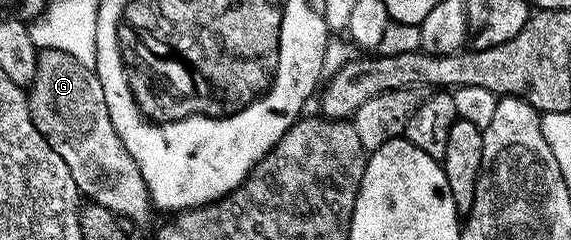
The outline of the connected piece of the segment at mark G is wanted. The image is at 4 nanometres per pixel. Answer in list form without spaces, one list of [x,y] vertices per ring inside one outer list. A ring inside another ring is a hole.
[[[43,50],[38,55],[34,81],[28,86],[28,97],[30,115],[36,128],[46,136],[50,147],[56,152],[60,152],[60,160],[64,160],[64,164],[68,164],[68,168],[72,172],[72,180],[76,180],[79,191],[85,197],[87,194],[87,199],[110,209],[122,220],[131,218],[134,222],[148,221],[152,203],[148,188],[144,184],[144,176],[140,172],[136,160],[128,152],[128,148],[124,148],[124,144],[112,124],[110,109],[108,104],[104,104],[104,88],[93,69],[80,64],[80,60],[59,50]]]

